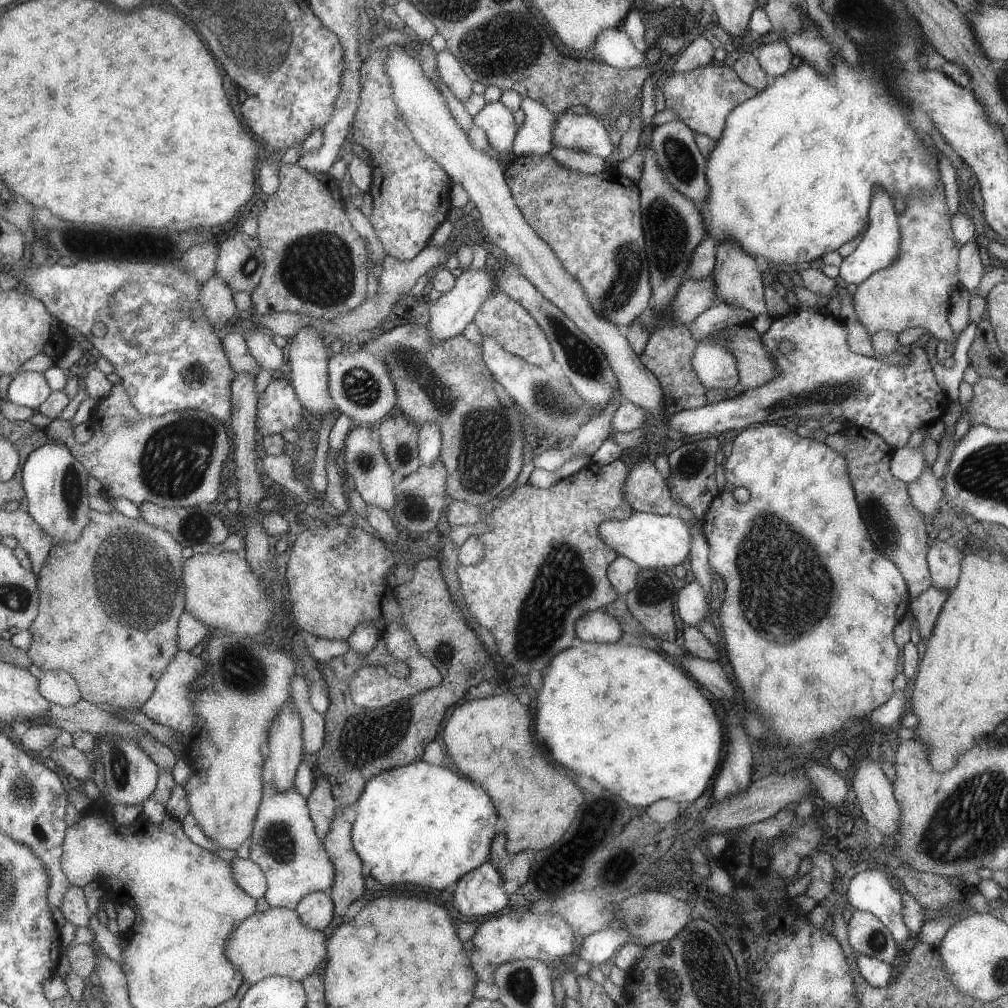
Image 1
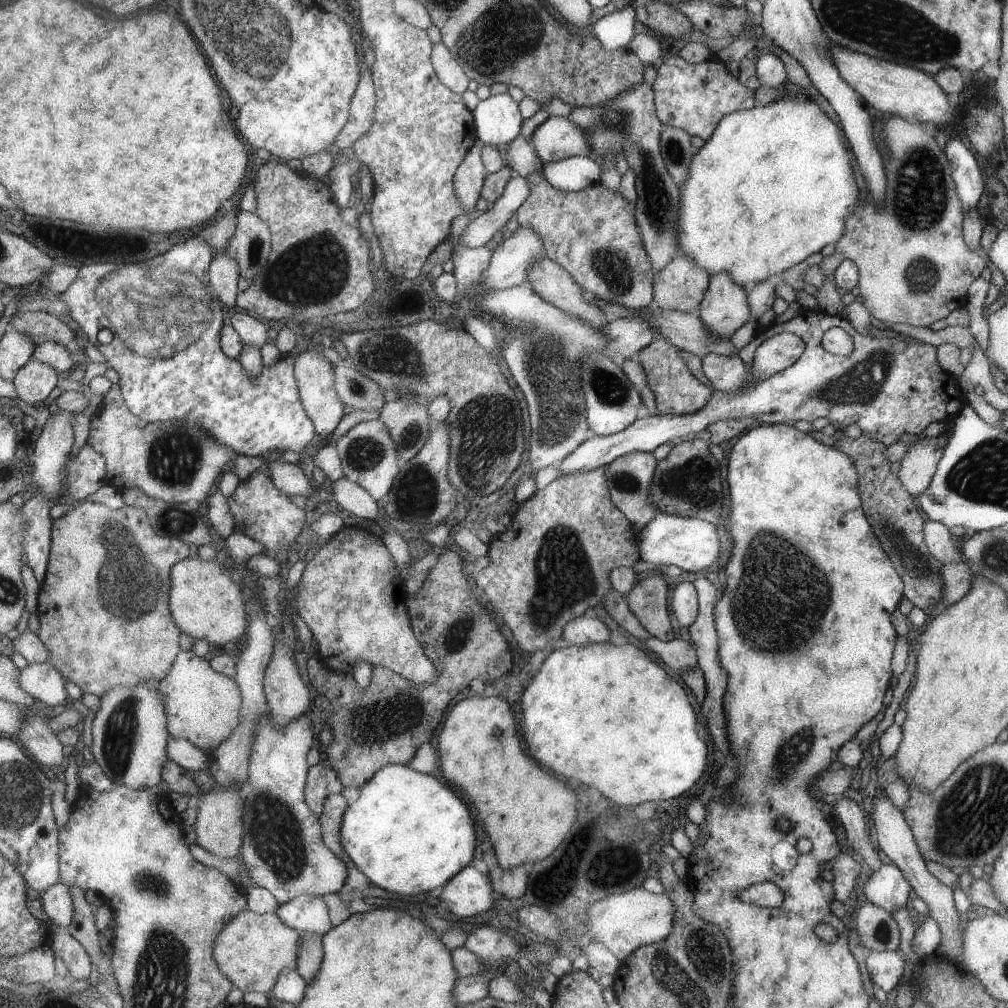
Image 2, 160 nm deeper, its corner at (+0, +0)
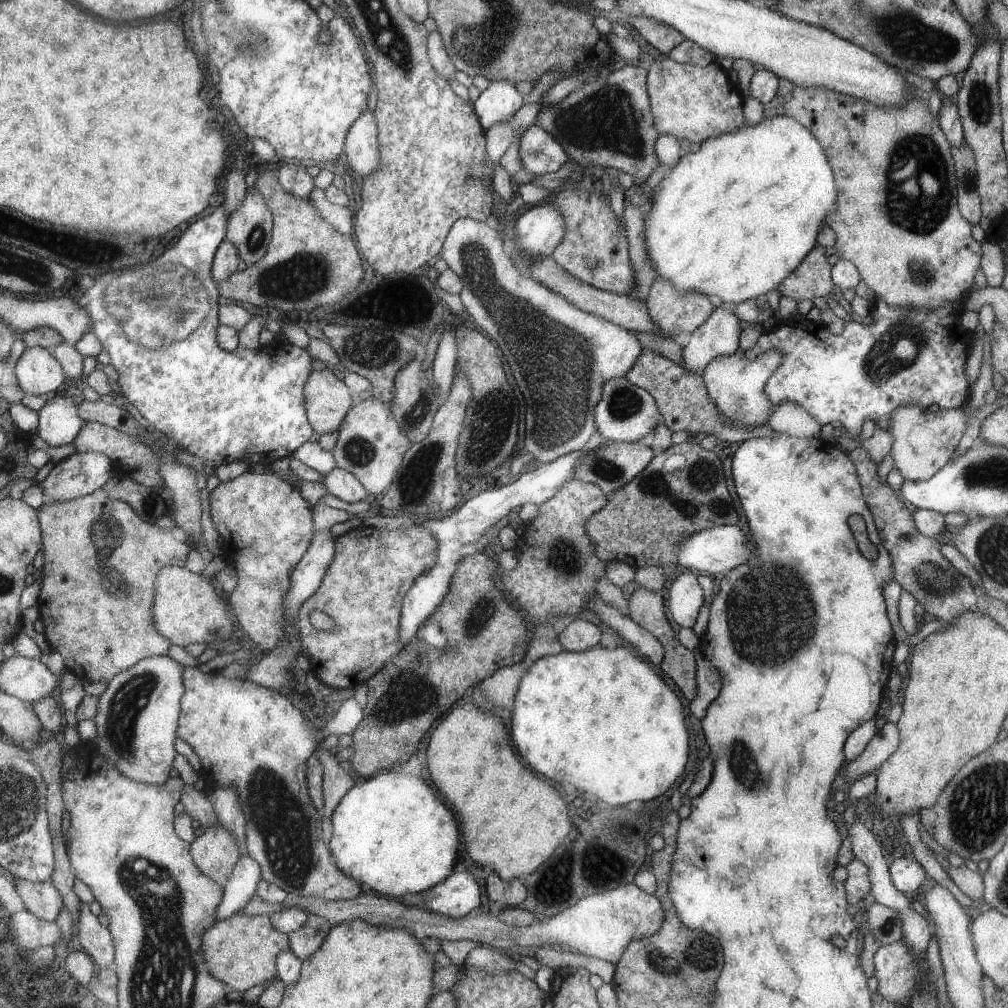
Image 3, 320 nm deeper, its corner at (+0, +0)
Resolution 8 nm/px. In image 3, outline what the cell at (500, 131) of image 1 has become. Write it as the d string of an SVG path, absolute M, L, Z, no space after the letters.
M507 79L489 81L489 84L480 91L477 100L474 100L475 114L483 128L489 128L494 122L506 121L513 113L521 108L523 96Z

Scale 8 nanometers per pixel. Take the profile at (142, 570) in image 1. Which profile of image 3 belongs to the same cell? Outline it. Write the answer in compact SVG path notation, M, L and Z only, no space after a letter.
M103 489L68 501L49 501L39 512L45 564L37 618L46 624L43 637L50 649L60 653L65 666L83 680L106 683L140 660L165 655L171 644L154 629L150 615L154 578L163 567L183 567L188 544L175 540L170 530L145 522L128 502L107 497Z

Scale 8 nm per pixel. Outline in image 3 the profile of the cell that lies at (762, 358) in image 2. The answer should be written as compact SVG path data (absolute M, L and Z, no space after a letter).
M775 349L760 353L753 360L738 358L733 353L726 357L715 357L703 370L702 381L709 395L710 402L720 412L721 419L733 428L751 430L755 426L767 424L774 411L764 391L765 381L780 365L782 353Z

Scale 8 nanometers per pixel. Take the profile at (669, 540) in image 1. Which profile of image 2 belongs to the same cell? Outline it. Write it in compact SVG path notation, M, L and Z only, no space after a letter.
M657 513L634 537L639 559L657 568L672 565L684 572L703 571L716 565L719 554L716 526L700 519Z

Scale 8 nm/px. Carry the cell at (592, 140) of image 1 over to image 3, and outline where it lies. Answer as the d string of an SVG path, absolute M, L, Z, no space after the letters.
M535 124L522 132L518 140L518 156L522 168L533 175L555 172L569 160L565 148Z

